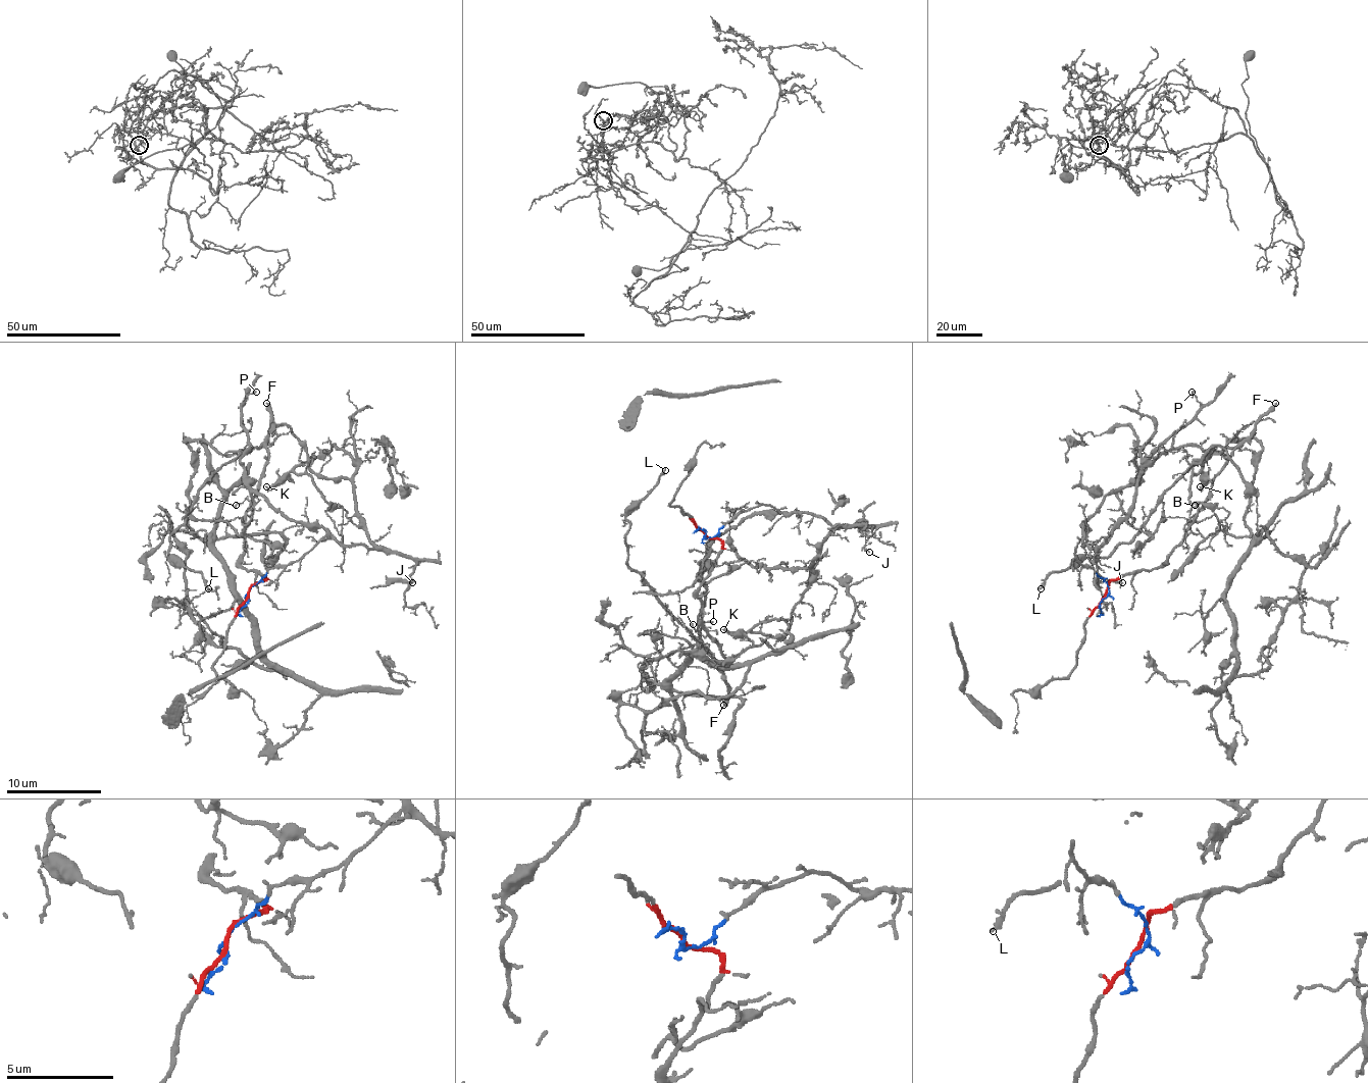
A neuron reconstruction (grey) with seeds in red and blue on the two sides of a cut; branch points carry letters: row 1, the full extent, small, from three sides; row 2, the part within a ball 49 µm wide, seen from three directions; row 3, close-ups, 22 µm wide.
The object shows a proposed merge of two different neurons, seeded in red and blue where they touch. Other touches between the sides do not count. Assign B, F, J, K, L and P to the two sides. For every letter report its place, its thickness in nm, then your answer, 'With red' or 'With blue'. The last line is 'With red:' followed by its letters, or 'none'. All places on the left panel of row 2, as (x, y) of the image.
B: Place: (236, 505). Thickness 100 nm. With red
F: Place: (266, 403). Thickness 280 nm. With red
J: Place: (412, 582). Thickness 140 nm. With blue
K: Place: (266, 486). Thickness 200 nm. With blue
L: Place: (208, 588). Thickness 170 nm. With red
P: Place: (256, 392). Thickness 120 nm. With blue
With red: B, F, L

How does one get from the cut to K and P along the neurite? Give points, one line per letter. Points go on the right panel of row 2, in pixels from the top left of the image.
K: (1106, 594), (1075, 547), (1099, 547), (1132, 504), (1137, 475), (1166, 451), (1206, 454), (1199, 486)
P: (1106, 594), (1109, 584), (1075, 556), (1087, 520), (1195, 415), (1199, 404), (1192, 392)

